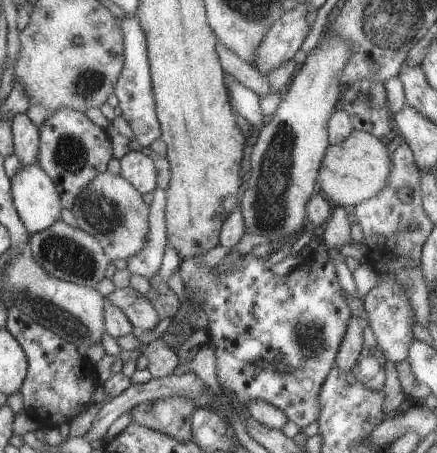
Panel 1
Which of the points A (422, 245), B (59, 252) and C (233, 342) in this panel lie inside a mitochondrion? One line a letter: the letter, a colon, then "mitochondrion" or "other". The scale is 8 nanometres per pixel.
A: other
B: mitochondrion
C: other

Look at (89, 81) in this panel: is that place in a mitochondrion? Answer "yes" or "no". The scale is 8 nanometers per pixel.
yes

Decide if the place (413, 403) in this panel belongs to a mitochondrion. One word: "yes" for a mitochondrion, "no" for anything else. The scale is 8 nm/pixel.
no

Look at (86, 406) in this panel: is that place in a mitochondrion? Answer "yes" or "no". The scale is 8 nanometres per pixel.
no

